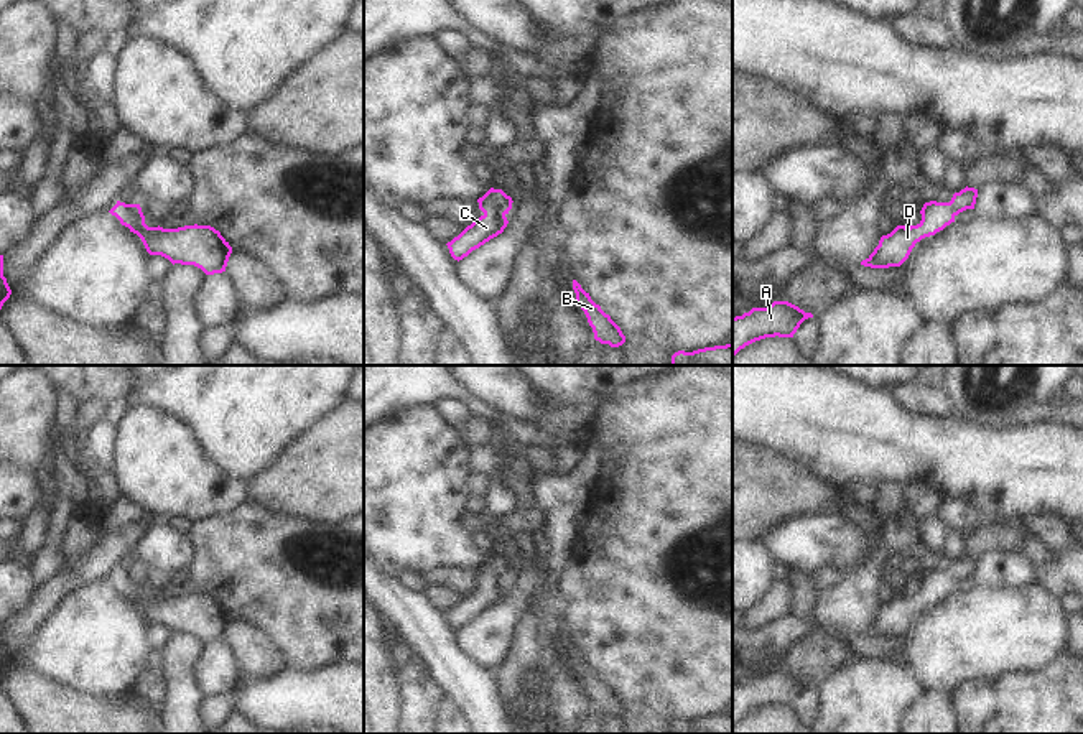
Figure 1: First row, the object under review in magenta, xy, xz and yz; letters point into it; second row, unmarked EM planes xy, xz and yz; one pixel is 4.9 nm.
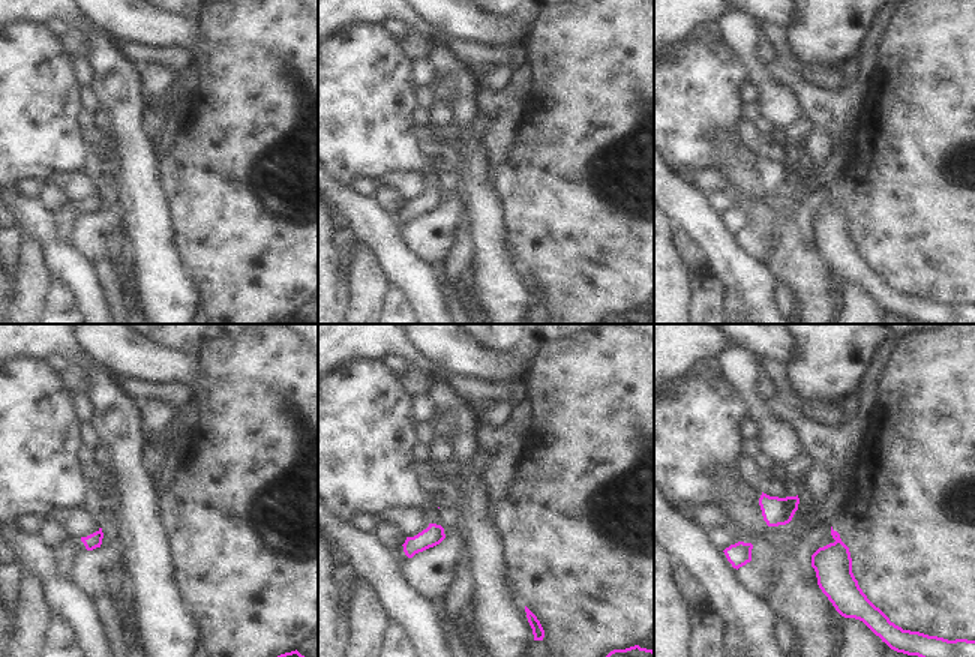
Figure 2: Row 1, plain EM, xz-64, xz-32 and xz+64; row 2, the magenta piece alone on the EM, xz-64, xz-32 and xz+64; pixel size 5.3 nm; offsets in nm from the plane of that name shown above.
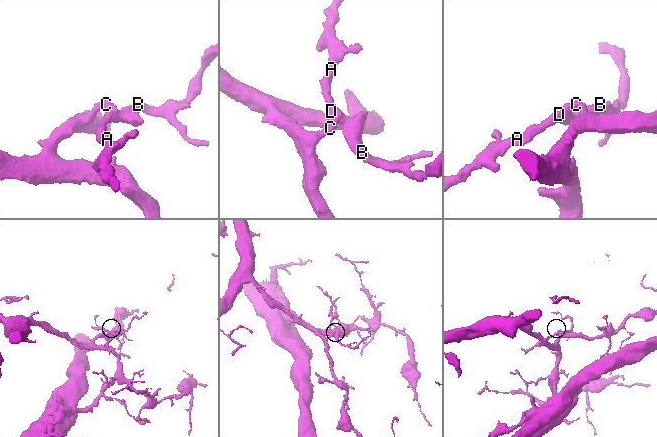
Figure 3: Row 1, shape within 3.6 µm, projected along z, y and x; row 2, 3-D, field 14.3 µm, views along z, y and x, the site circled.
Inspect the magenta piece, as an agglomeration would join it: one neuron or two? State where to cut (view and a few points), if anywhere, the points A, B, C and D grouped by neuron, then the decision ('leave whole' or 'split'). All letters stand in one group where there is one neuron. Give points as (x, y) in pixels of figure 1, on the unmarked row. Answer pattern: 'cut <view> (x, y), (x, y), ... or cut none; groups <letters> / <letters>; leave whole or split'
cut none; groups A B C D; leave whole

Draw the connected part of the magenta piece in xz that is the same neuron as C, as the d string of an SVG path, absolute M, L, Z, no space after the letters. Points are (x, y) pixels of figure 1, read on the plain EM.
M490 556L477 571L484 583L446 612L451 625L458 630L502 602L509 592L505 584L514 569L502 558Z

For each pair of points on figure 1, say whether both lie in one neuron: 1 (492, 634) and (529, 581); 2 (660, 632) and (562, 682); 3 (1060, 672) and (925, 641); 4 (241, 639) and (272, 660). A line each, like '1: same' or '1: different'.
1: same
2: different
3: different
4: same

